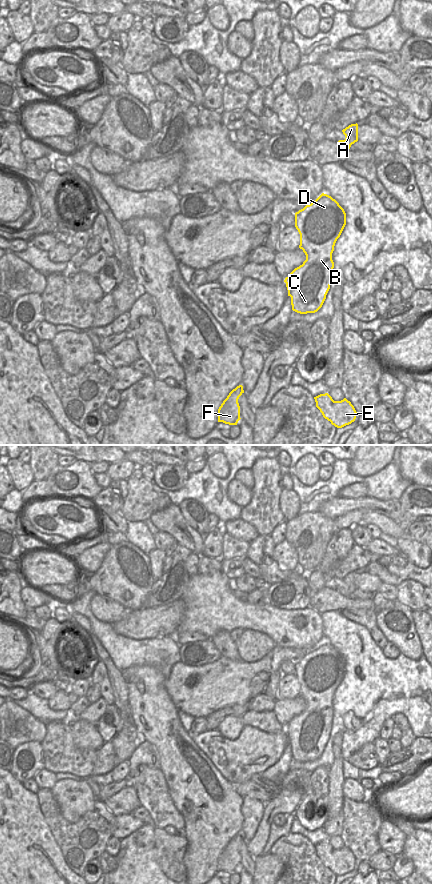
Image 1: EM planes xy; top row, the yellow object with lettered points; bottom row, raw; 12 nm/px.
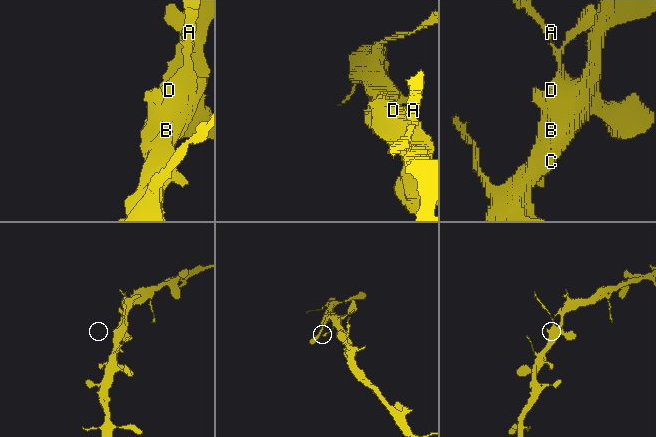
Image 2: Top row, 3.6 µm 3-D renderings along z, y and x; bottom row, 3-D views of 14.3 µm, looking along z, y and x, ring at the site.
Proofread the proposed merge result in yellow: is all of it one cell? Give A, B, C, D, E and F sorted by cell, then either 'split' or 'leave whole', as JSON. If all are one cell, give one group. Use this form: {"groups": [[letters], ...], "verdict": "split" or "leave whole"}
{"groups": [["A", "B", "C", "D", "E", "F"]], "verdict": "leave whole"}

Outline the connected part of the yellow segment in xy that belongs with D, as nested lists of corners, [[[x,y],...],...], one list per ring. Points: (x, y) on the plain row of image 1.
[[[324,641],[295,661],[295,675],[300,682],[299,696],[305,701],[306,708],[284,728],[293,759],[300,762],[315,761],[322,755],[332,728],[332,701],[345,673],[344,657],[335,647]]]

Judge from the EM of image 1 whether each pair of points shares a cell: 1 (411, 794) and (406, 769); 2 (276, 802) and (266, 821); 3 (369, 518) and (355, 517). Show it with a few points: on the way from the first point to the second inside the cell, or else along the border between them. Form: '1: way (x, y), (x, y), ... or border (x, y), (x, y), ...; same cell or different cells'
1: border (419, 767), (408, 777); different cells
2: way (273, 807), (268, 816); same cell
3: border (366, 511), (362, 522); different cells

